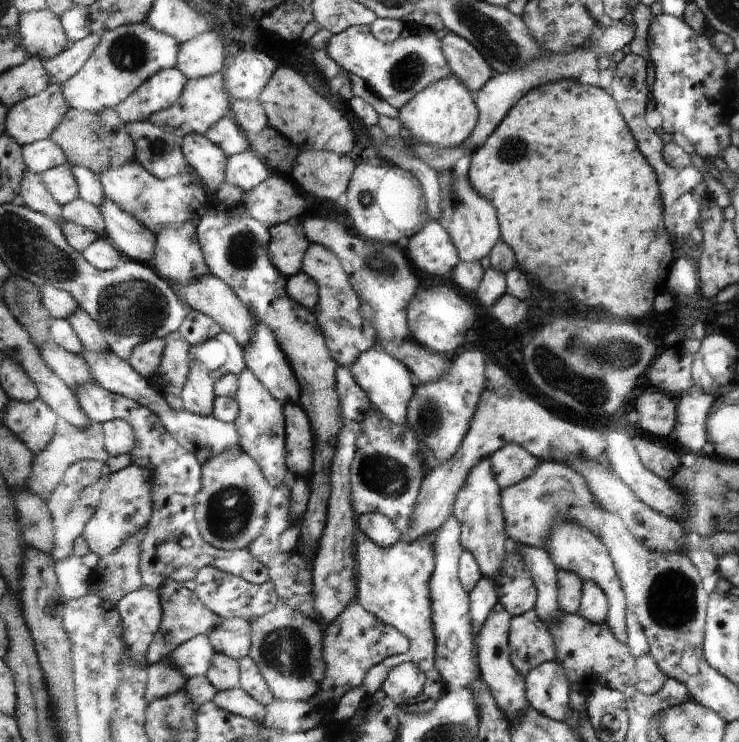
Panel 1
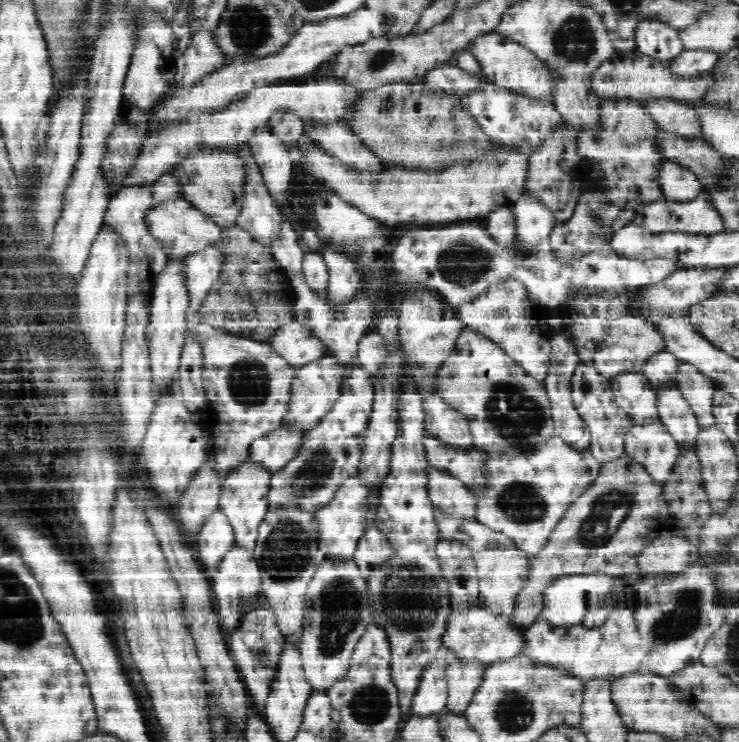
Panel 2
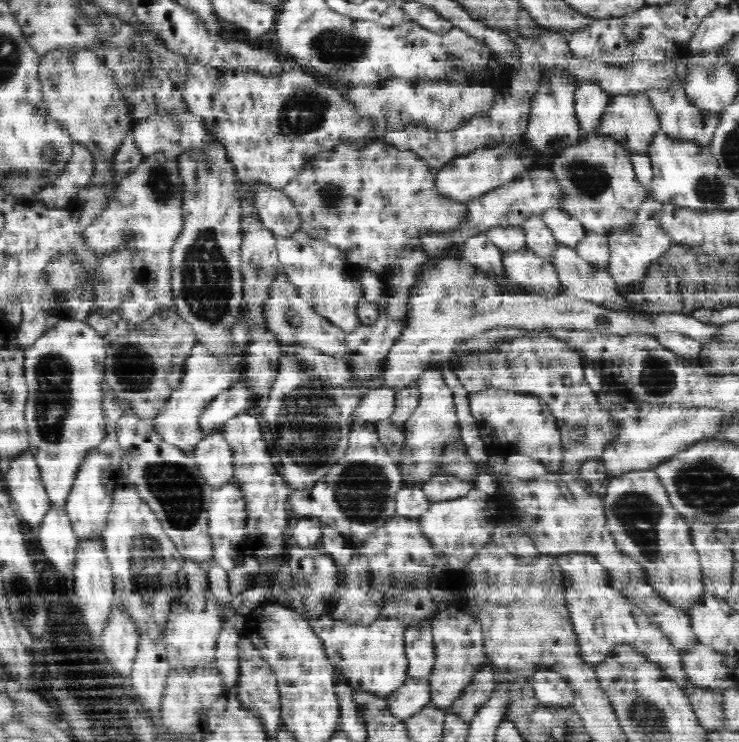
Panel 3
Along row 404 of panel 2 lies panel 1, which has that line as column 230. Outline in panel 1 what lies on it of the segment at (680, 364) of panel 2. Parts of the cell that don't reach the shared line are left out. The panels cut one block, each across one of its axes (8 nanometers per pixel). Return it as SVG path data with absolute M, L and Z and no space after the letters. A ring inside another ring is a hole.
M244 689L219 691L214 702L228 712L236 712L238 716L248 716L248 718L260 720L260 722L263 722L264 716L267 714L265 706L256 701L249 693L244 692Z

